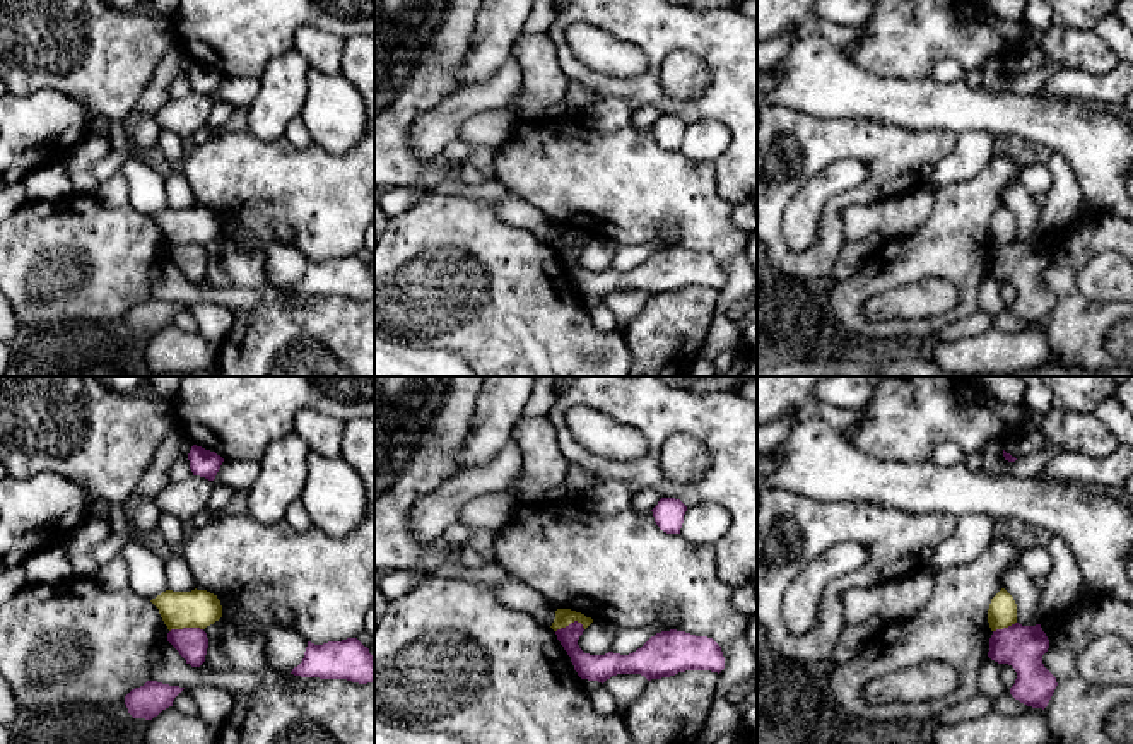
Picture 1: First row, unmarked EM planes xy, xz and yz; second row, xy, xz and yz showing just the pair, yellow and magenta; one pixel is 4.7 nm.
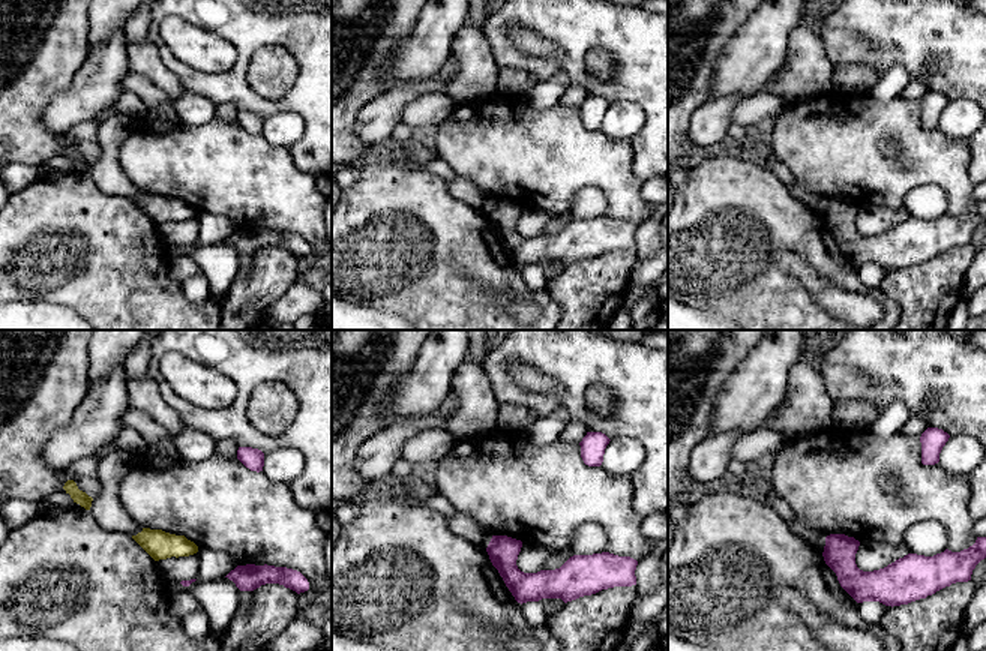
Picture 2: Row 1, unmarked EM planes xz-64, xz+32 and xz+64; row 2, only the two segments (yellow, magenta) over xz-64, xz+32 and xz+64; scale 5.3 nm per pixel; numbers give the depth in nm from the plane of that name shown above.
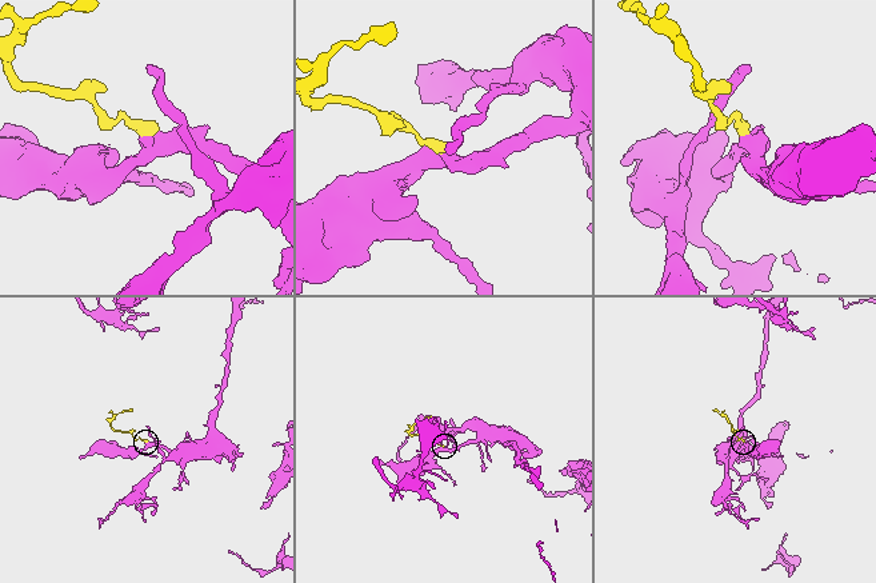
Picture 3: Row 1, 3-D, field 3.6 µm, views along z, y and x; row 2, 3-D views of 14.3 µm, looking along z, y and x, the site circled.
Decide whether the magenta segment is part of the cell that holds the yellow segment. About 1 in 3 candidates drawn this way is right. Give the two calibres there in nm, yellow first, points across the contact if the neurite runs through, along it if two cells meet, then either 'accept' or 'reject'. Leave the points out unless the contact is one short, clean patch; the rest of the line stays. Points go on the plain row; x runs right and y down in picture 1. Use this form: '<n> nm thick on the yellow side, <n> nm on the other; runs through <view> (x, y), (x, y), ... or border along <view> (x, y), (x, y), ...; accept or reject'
180 nm thick on the yellow side, 150 nm on the other; border along xy (202, 245), (173, 245), (170, 248); reject

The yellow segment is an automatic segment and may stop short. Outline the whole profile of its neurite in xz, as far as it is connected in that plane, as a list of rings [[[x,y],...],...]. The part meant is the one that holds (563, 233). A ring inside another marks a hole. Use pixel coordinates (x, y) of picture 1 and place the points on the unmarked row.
[[[557,226],[557,227],[555,227],[555,236],[554,236],[554,239],[552,239],[550,245],[552,245],[554,248],[557,248],[557,246],[561,246],[561,245],[569,243],[569,241],[574,239],[574,238],[581,239],[584,246],[593,239],[591,234],[586,234],[586,233],[581,231],[581,229],[576,229],[576,227],[571,227],[571,226]]]

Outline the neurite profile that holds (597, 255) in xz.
[[[593,236],[593,239],[579,253],[578,262],[584,270],[605,272],[612,269],[612,260],[619,246],[620,245],[612,238]]]

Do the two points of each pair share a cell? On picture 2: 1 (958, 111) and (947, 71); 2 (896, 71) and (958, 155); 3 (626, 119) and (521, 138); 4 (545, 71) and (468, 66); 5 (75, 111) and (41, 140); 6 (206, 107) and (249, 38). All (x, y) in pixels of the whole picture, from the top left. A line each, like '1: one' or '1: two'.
1: two
2: two
3: two
4: two
5: two
6: two

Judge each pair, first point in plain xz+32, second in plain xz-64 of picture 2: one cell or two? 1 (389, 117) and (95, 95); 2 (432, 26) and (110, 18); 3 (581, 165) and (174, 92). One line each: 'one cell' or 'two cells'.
1: one cell
2: one cell
3: two cells

